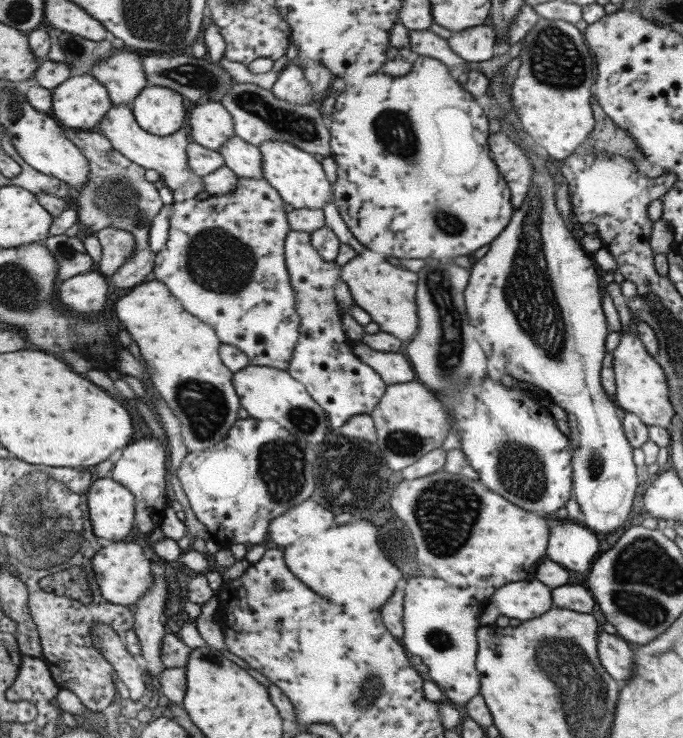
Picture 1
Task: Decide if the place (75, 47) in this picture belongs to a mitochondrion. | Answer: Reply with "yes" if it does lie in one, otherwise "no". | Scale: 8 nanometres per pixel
yes

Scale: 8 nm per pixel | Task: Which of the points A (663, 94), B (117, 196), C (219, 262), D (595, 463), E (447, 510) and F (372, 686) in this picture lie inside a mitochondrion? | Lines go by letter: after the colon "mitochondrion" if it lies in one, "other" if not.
A: other
B: mitochondrion
C: mitochondrion
D: mitochondrion
E: mitochondrion
F: mitochondrion

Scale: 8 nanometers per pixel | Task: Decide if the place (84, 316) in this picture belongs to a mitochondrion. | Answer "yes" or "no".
no

